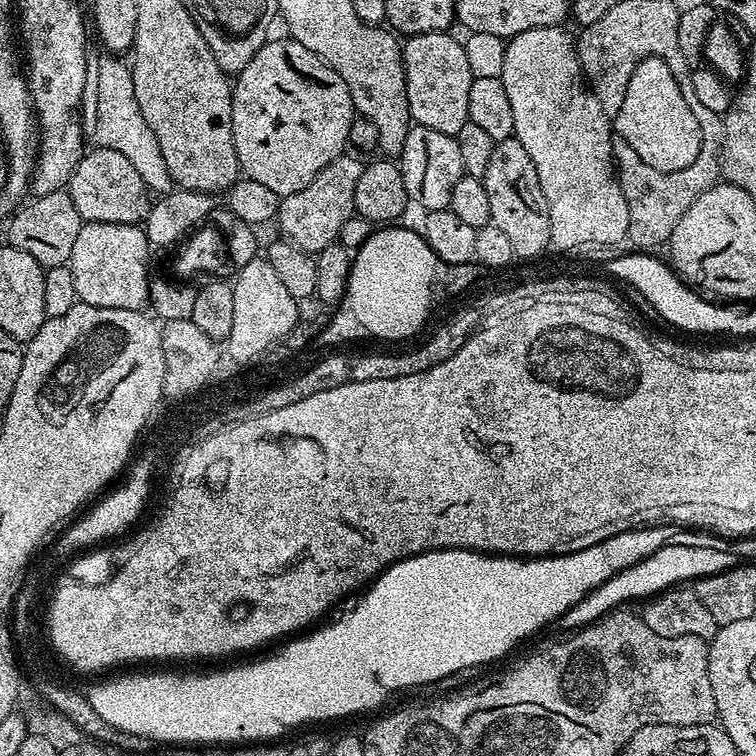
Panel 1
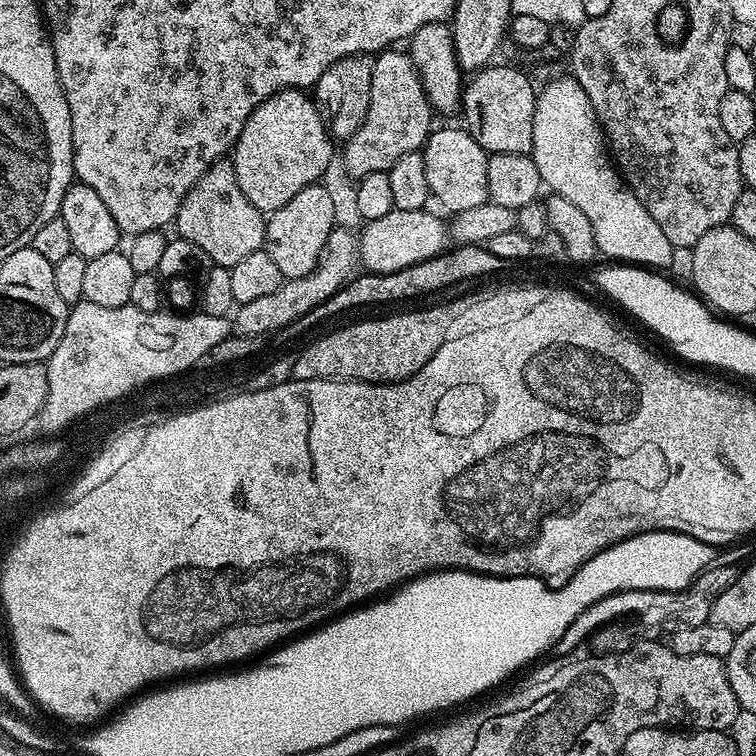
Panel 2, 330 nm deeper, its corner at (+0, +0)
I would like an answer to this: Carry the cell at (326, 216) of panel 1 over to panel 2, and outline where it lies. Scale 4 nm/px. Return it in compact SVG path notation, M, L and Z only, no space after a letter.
M393 46L379 53L372 61L370 110L366 110L366 118L362 126L358 126L356 133L343 145L344 168L353 178L359 178L371 172L388 173L394 166L394 162L402 158L402 154L421 151L425 142L428 141L429 132L433 131L434 109L426 98L418 70L407 51L400 49L399 52L398 49L399 47Z

